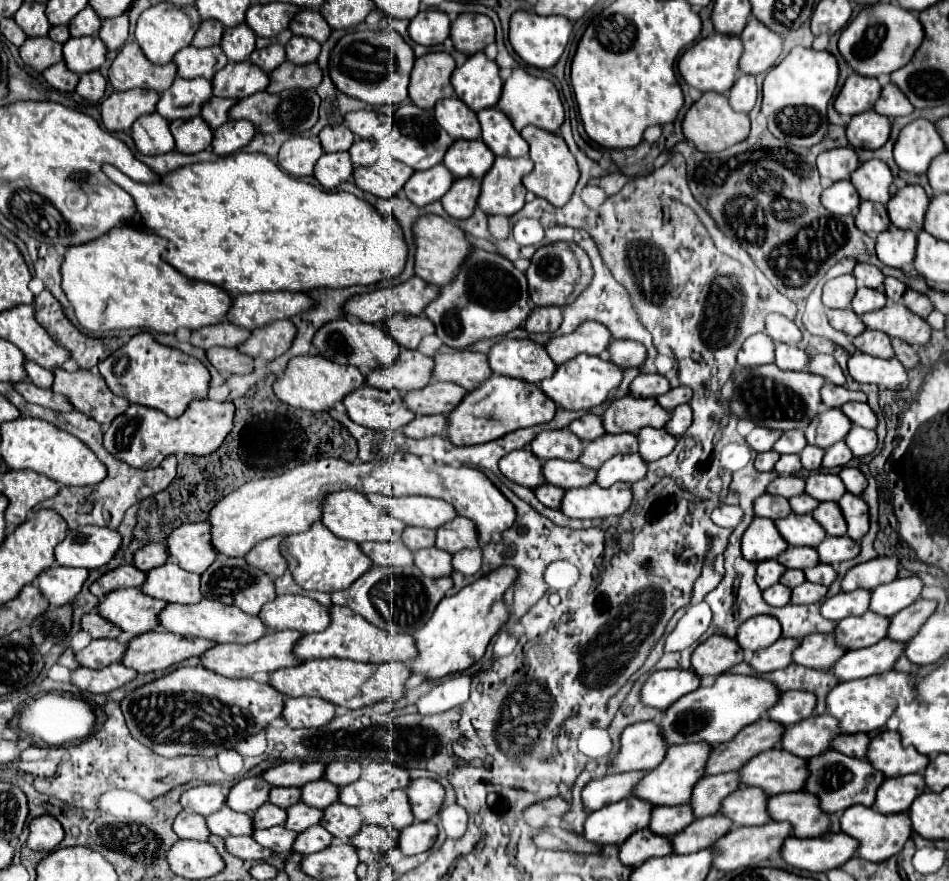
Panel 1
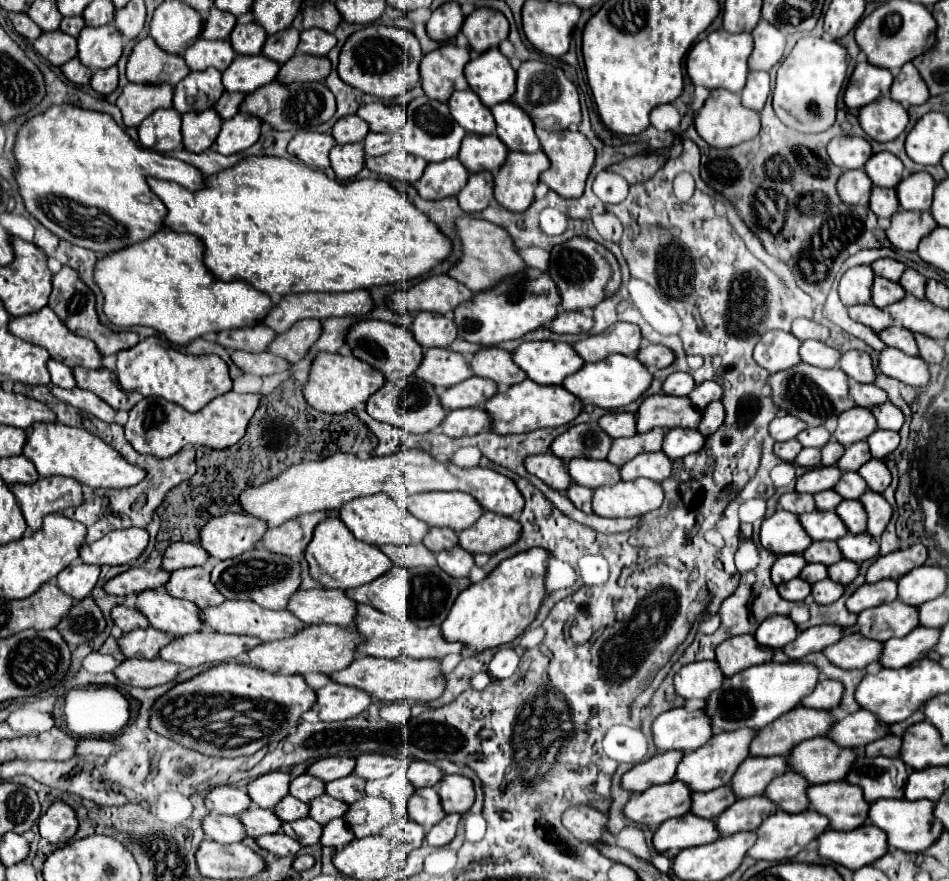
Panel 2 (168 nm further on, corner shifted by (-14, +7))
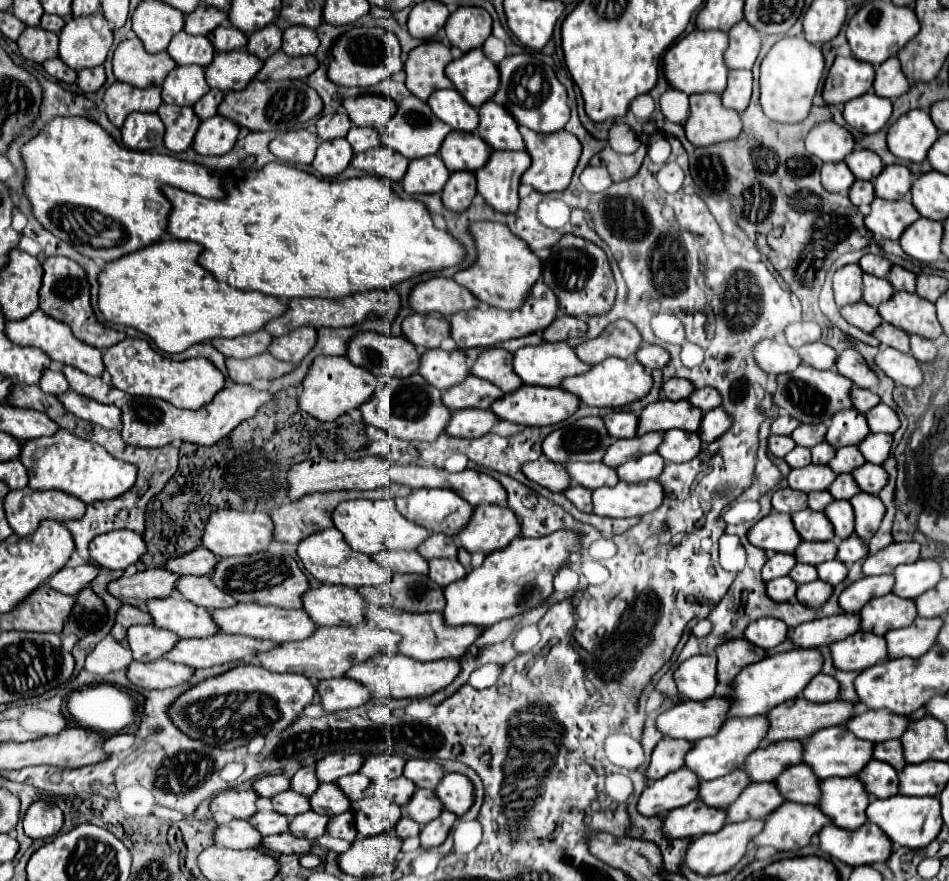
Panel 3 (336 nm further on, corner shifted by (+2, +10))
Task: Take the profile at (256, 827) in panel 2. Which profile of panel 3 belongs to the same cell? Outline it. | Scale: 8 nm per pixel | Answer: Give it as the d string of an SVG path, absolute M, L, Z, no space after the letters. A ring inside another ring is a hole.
M270 811L270 813L256 813L256 817L252 817L250 823L256 825L256 829L266 837L266 835L286 833L288 825L290 825L290 819L286 815Z

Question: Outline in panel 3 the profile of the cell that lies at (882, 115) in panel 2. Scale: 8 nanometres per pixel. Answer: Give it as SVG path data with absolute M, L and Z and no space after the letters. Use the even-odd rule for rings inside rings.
M876 93L860 95L844 105L844 119L850 127L862 133L880 131L892 115L892 101L878 97Z

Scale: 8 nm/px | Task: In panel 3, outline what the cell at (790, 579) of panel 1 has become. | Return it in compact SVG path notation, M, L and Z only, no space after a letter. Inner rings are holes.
M796 563L794 569L790 571L790 577L796 581L796 583L810 583L810 581L816 581L818 579L818 573L816 573L816 567L814 565L804 565L804 563Z

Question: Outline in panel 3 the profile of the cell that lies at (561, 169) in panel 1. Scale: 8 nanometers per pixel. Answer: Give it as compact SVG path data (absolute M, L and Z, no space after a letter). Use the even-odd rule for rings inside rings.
M520 127L520 133L522 133L522 139L526 143L526 151L532 157L530 169L522 175L522 183L532 185L540 193L564 191L570 185L574 167L576 167L576 163L580 159L580 153L582 153L580 141L572 133L568 133L564 129L562 131L556 131L556 133L544 135L544 133L536 133L536 131L530 131L526 127Z

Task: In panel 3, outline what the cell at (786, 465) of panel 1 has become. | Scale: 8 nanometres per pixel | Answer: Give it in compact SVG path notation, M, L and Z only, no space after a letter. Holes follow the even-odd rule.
M794 447L794 449L784 457L784 461L786 461L792 469L796 469L796 467L806 467L806 465L810 463L810 449L806 449L806 447Z

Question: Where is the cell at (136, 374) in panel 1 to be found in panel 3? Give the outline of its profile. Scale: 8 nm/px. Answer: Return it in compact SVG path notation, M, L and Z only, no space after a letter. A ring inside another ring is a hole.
M128 337L122 343L106 349L104 365L108 373L112 375L112 385L122 389L124 393L142 395L142 397L158 397L182 409L200 409L202 405L208 405L220 389L224 389L224 375L208 359L198 357L198 359L188 359L188 361L174 361L154 351L144 339ZM126 347L134 347L136 355L126 357L124 355Z

